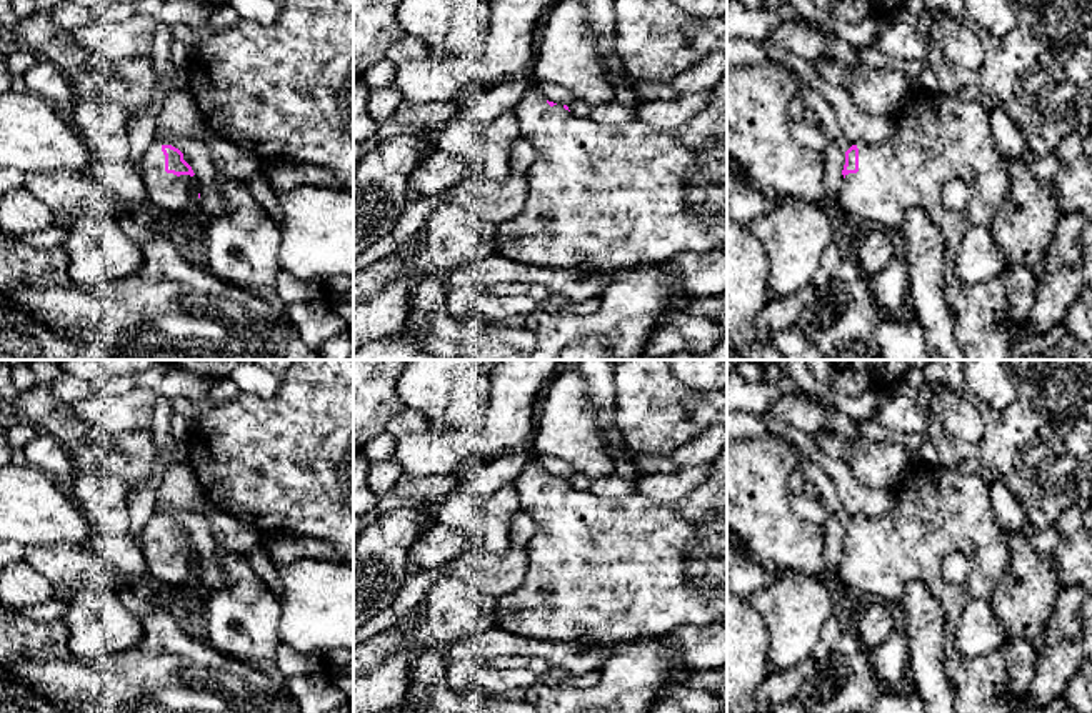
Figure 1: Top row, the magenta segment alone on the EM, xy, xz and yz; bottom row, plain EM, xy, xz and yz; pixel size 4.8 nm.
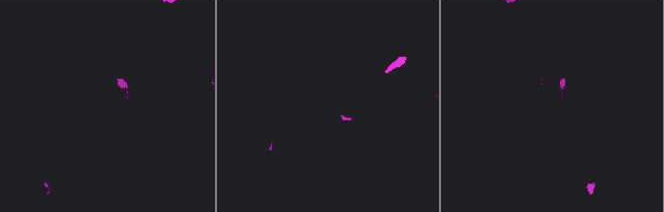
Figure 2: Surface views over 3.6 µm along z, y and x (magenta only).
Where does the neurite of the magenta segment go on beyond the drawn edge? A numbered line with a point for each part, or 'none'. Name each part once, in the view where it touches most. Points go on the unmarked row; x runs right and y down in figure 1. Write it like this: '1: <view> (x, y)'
1: xy (167, 567)

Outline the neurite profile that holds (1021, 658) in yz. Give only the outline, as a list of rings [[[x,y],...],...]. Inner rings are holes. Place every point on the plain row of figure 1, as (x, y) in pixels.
[[[1007,638],[1002,645],[1002,651],[1012,695],[1024,695],[1035,676],[1037,653],[1024,638]]]

